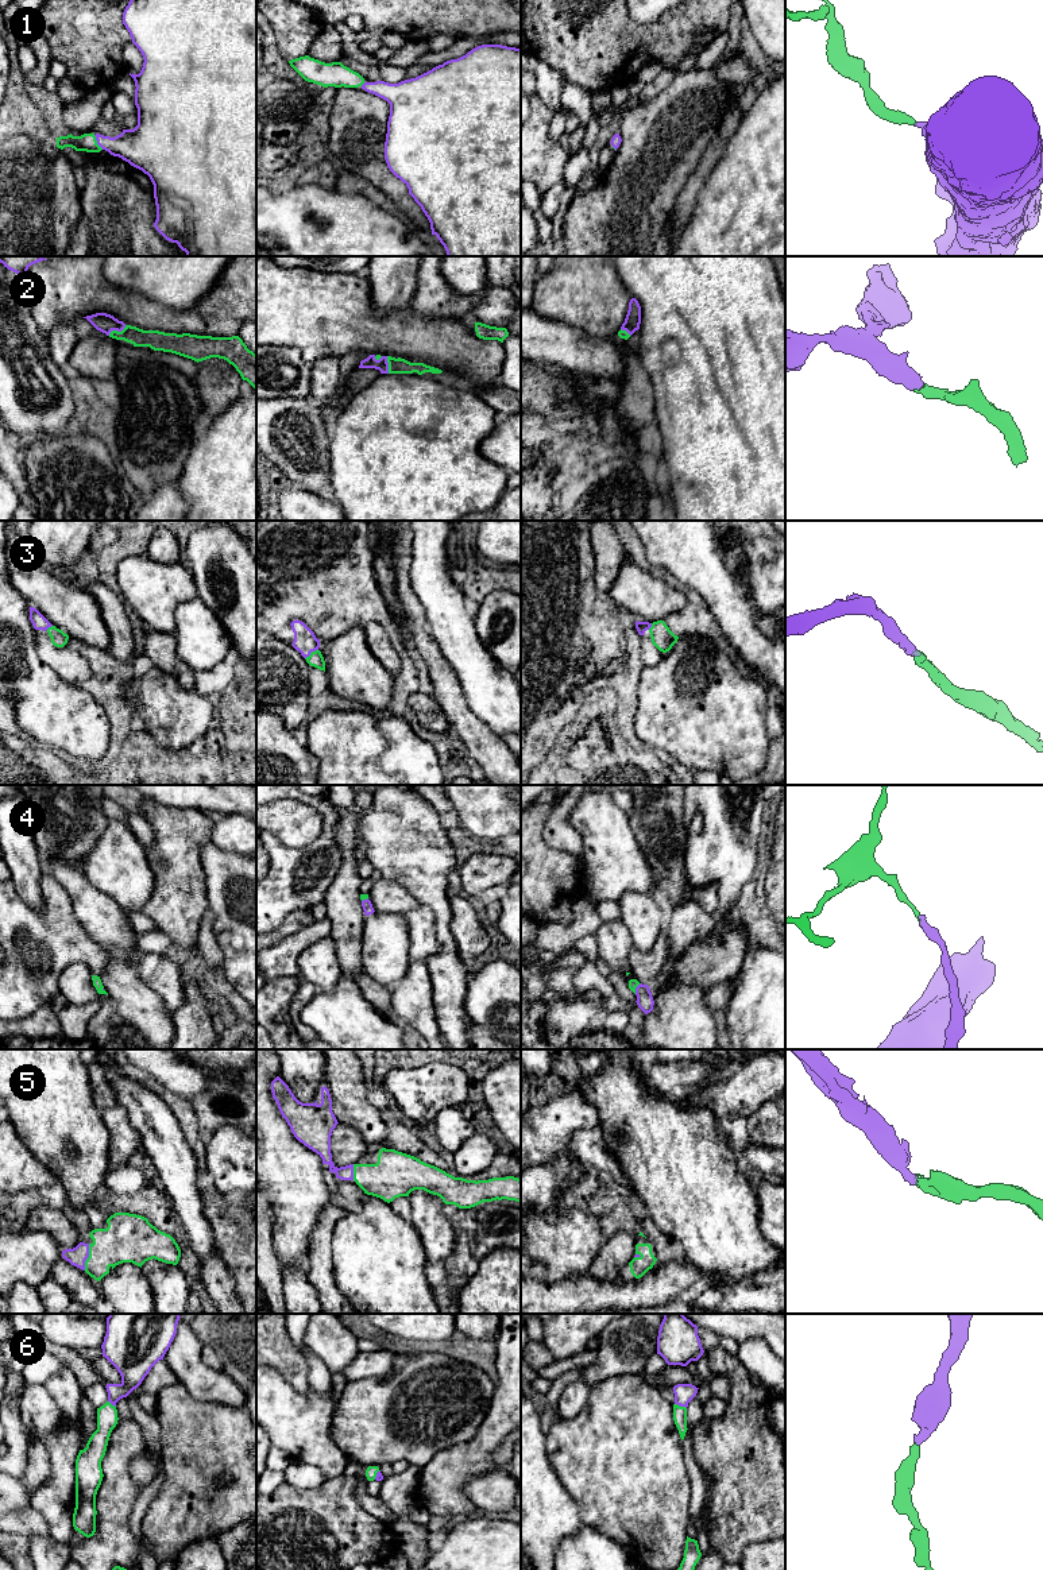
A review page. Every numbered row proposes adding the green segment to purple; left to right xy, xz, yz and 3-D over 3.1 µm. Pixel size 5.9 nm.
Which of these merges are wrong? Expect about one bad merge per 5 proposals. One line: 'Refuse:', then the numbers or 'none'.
Refuse: none

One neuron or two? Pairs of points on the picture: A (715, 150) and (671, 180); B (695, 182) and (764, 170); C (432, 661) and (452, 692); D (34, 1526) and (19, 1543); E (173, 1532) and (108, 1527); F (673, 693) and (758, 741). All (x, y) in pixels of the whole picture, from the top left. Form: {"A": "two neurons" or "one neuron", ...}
{"A": "two neurons", "B": "two neurons", "C": "one neuron", "D": "two neurons", "E": "two neurons", "F": "one neuron"}

